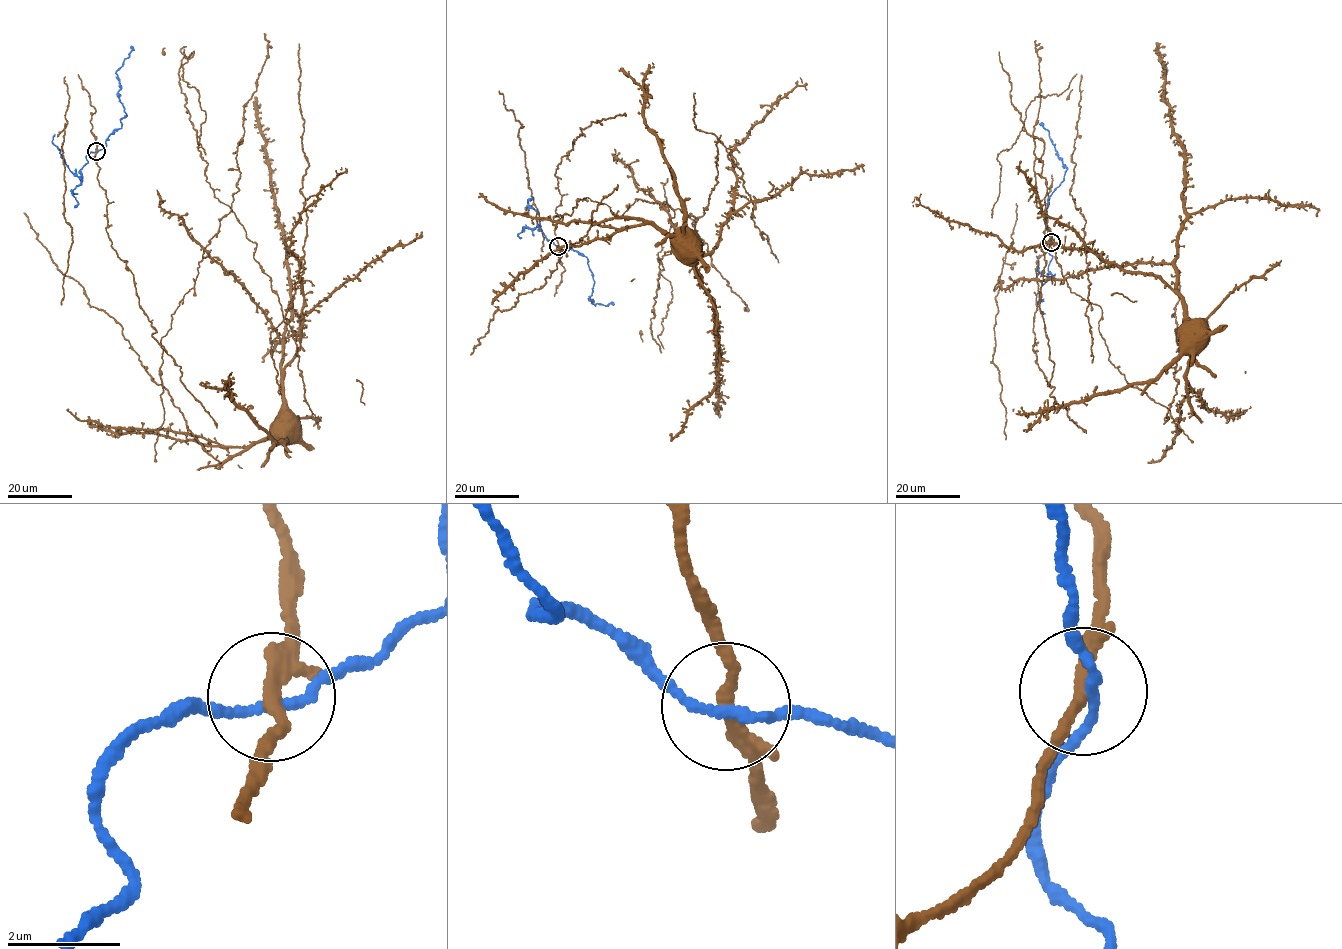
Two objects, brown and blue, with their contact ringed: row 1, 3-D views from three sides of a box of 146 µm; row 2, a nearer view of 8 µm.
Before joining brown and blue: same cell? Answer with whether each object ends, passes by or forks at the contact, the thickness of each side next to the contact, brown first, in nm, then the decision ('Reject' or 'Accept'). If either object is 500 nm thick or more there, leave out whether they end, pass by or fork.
At the ring brown forks. At the ring blue passes by. Thickness 170 nm (brown) against 160 nm. Reject

